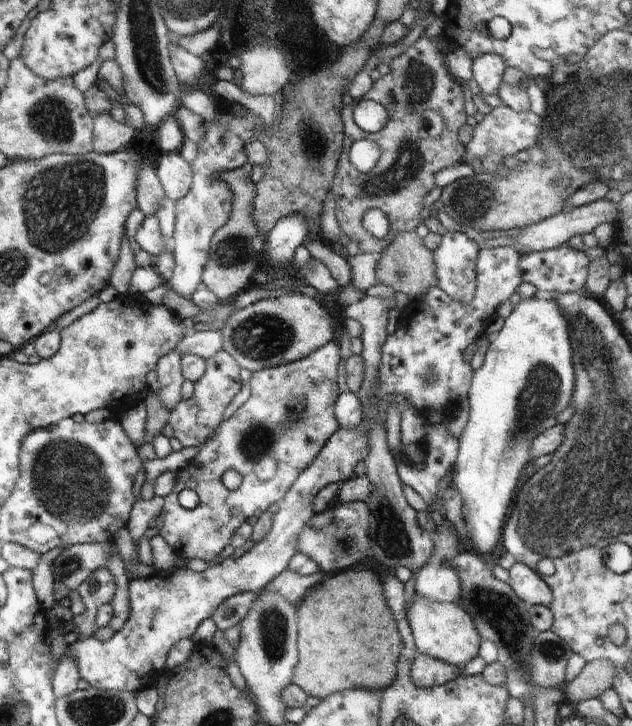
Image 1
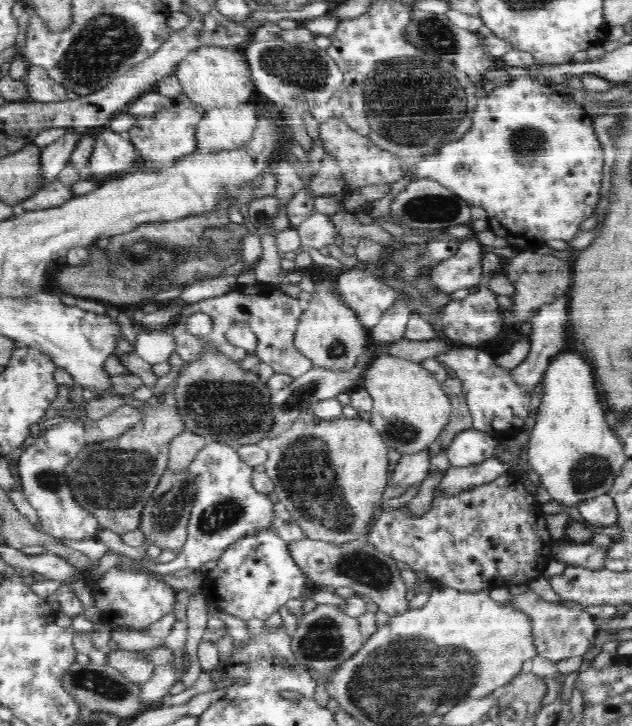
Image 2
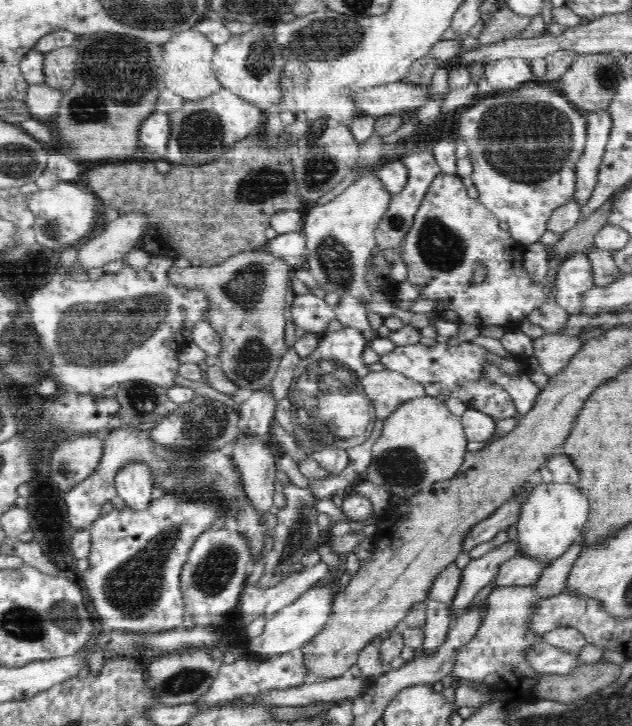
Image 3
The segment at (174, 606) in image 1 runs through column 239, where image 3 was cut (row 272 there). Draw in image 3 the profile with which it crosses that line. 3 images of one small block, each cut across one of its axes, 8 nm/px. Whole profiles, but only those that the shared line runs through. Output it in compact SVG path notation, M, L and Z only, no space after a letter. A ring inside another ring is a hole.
M585 252L574 253L561 259L561 264L555 276L554 286L550 288L553 299L569 314L582 313L582 294L595 285L592 265Z

